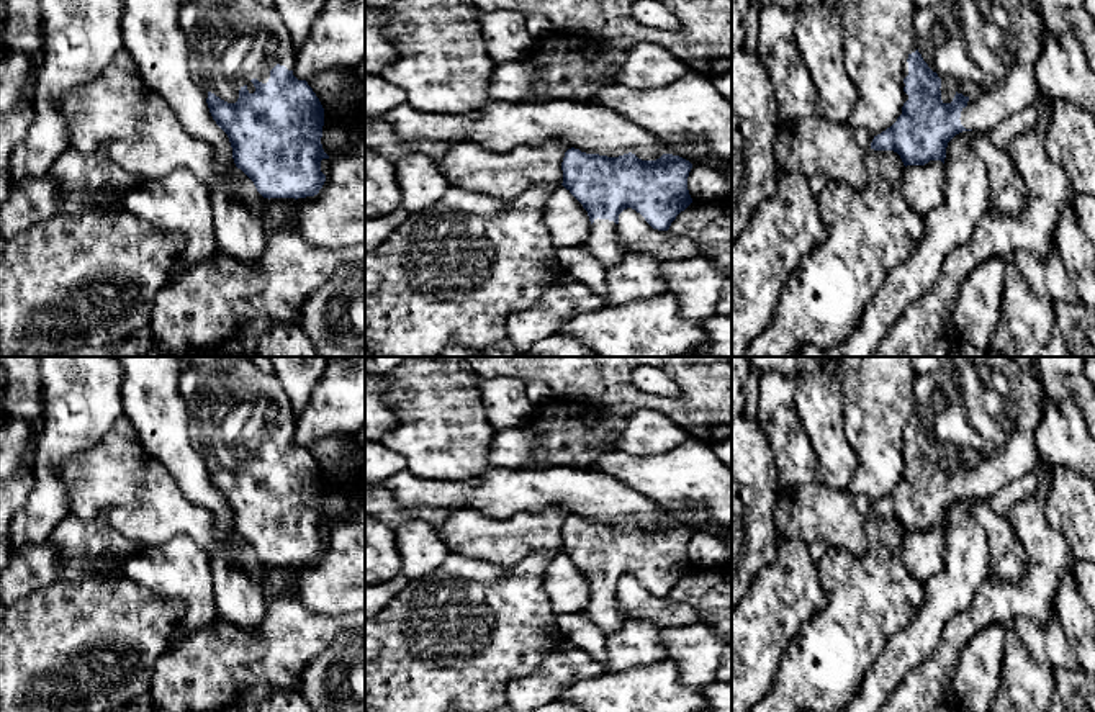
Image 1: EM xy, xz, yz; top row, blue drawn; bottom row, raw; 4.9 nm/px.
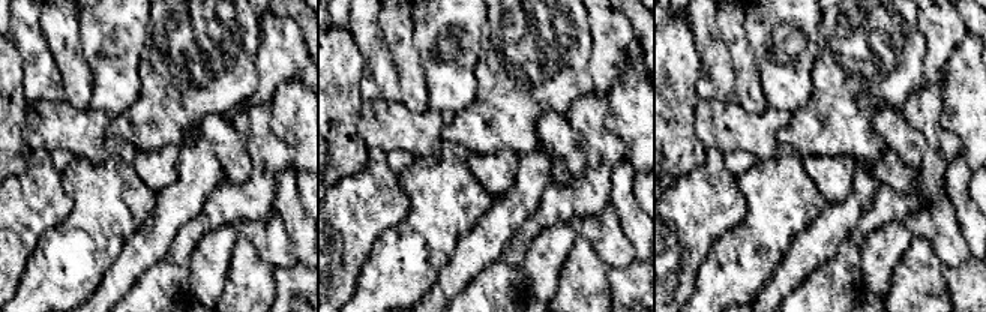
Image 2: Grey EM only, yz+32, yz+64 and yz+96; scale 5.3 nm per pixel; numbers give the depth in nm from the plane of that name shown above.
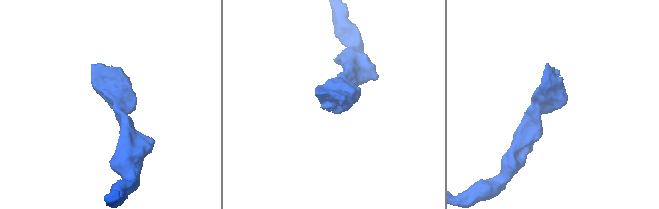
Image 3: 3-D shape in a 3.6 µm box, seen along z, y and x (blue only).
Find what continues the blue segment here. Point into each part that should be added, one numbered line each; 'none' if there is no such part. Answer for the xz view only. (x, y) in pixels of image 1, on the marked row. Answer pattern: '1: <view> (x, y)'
1: xz (603, 243)

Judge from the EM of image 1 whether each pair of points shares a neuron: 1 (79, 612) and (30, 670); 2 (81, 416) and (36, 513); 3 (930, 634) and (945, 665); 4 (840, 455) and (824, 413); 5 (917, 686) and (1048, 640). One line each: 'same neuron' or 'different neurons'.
1: same neuron
2: same neuron
3: different neurons
4: same neuron
5: different neurons

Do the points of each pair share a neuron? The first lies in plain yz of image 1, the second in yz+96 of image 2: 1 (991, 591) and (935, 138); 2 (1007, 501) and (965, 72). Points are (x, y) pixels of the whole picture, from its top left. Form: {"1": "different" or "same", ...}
{"1": "same", "2": "different"}

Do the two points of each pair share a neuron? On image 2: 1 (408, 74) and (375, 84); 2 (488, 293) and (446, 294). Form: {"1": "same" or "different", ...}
{"1": "different", "2": "different"}

